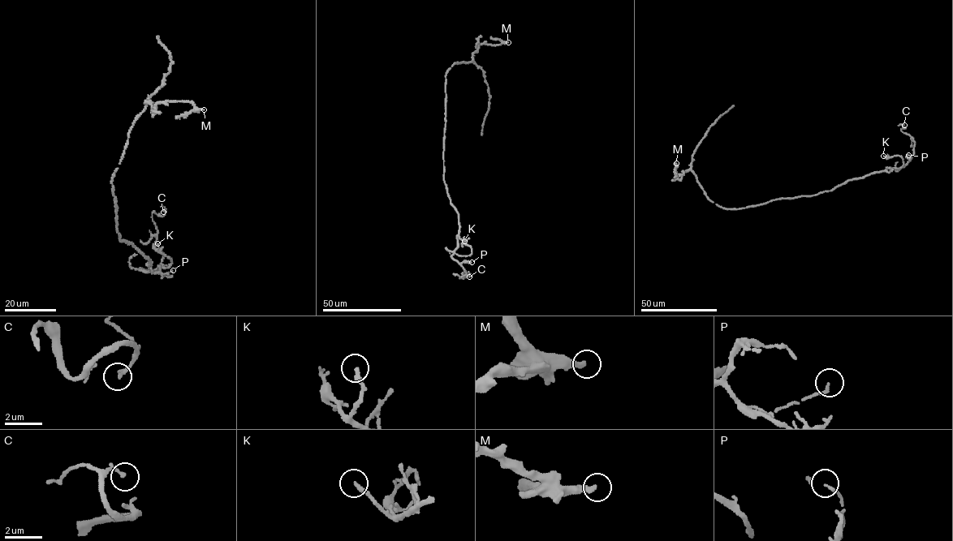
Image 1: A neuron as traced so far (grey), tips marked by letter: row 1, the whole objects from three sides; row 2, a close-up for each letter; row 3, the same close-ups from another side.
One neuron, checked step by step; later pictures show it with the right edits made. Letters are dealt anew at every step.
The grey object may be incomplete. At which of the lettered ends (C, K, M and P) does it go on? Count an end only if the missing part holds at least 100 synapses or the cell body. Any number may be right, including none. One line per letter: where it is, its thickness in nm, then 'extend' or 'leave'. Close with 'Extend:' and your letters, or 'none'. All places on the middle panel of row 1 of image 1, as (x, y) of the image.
C: place (469, 276); calibre 130 nm; leave
K: place (464, 241); calibre 240 nm; leave
M: place (508, 42); calibre 260 nm; extend
P: place (472, 262); calibre 130 nm; leave
Extend: M

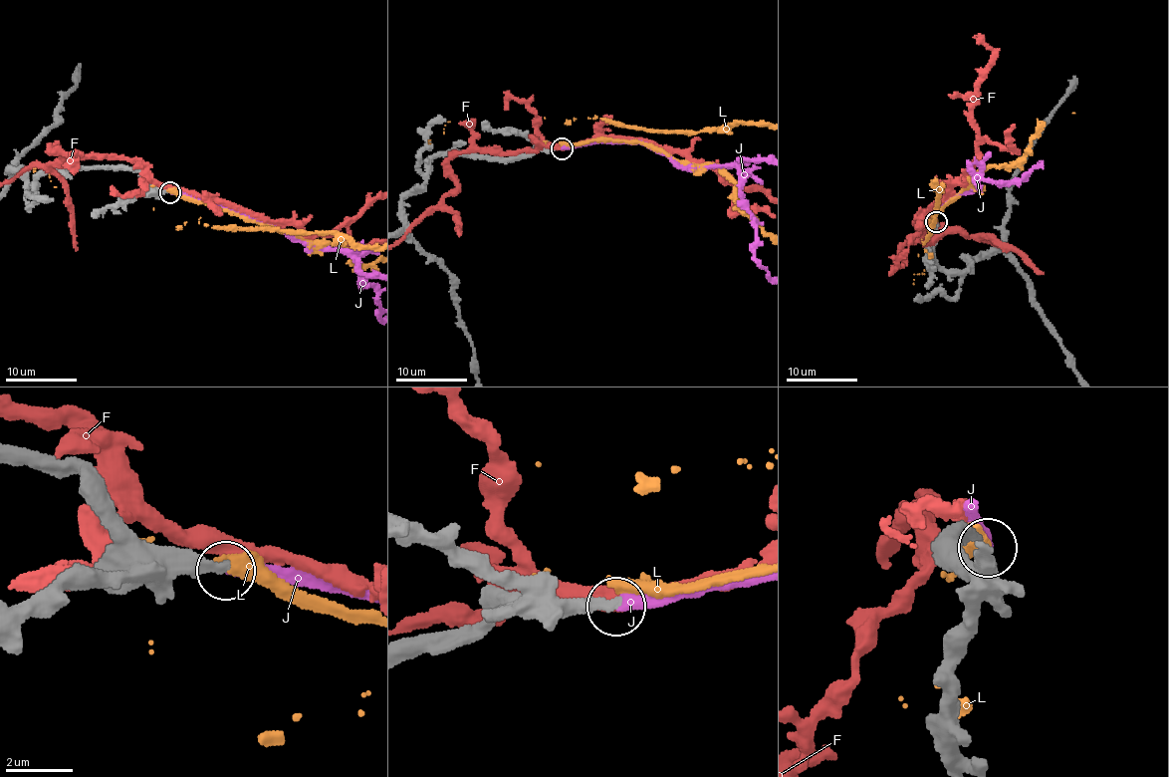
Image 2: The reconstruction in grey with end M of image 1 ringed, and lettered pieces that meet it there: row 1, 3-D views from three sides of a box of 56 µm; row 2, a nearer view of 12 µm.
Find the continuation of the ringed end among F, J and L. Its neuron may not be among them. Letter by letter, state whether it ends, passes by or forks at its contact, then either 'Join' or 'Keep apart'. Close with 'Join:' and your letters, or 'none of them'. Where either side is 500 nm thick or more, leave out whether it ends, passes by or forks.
F: It passes by. Keep apart
J: It ends there. Join
L: Keep apart
Join: J

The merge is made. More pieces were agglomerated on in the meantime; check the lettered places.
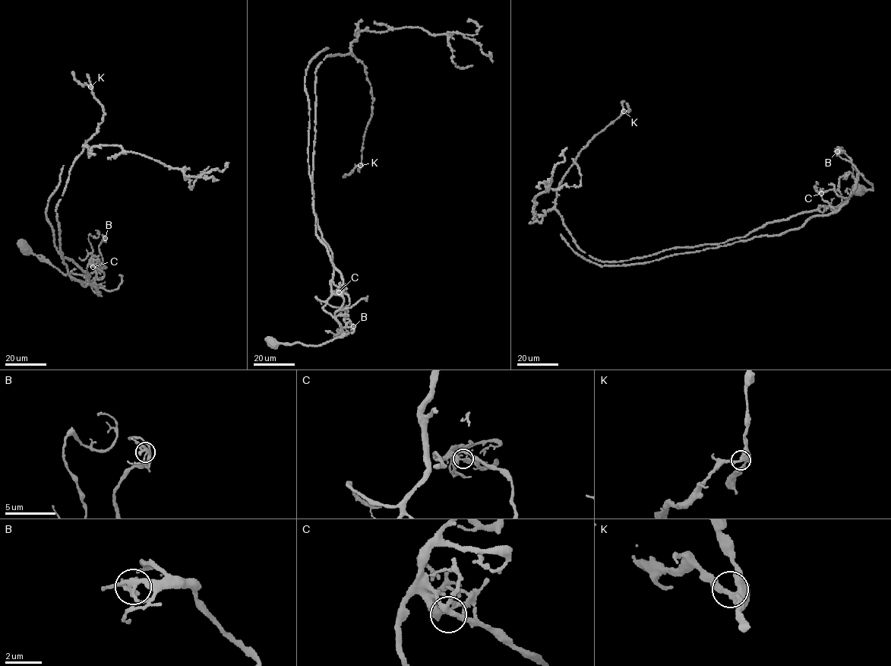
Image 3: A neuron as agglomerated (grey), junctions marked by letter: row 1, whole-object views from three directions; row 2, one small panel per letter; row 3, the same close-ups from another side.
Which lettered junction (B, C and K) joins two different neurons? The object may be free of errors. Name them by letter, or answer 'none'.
C

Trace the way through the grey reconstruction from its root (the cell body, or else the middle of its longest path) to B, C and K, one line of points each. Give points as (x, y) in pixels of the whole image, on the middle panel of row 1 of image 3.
B: (273, 344), (292, 344), (297, 342), (319, 346), (349, 333), (347, 335), (353, 331), (353, 326)
C: (273, 344), (297, 342), (319, 346), (341, 336), (339, 325), (323, 309), (333, 290), (339, 292)
K: (273, 344), (341, 335), (314, 209), (328, 55), (351, 52), (371, 86), (360, 165)

